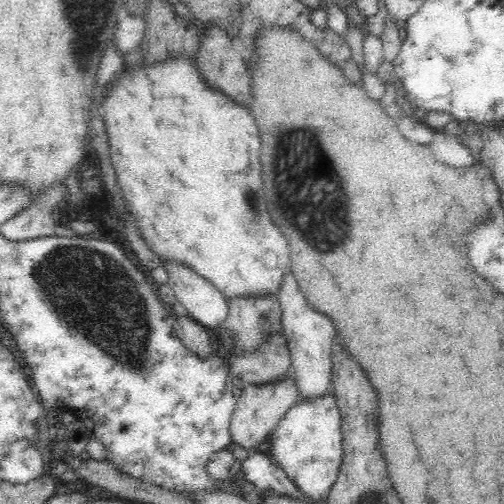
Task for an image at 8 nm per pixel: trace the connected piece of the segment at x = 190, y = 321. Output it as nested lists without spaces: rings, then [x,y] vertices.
[[[174,315],[173,329],[182,344],[203,359],[212,352],[210,336],[205,326],[196,322],[190,315]]]

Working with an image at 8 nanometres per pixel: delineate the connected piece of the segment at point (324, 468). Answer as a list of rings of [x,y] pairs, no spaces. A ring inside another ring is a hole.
[[[332,390],[315,397],[306,397],[292,406],[272,432],[272,455],[288,478],[301,489],[310,503],[328,496],[336,482],[343,458],[341,412]]]

